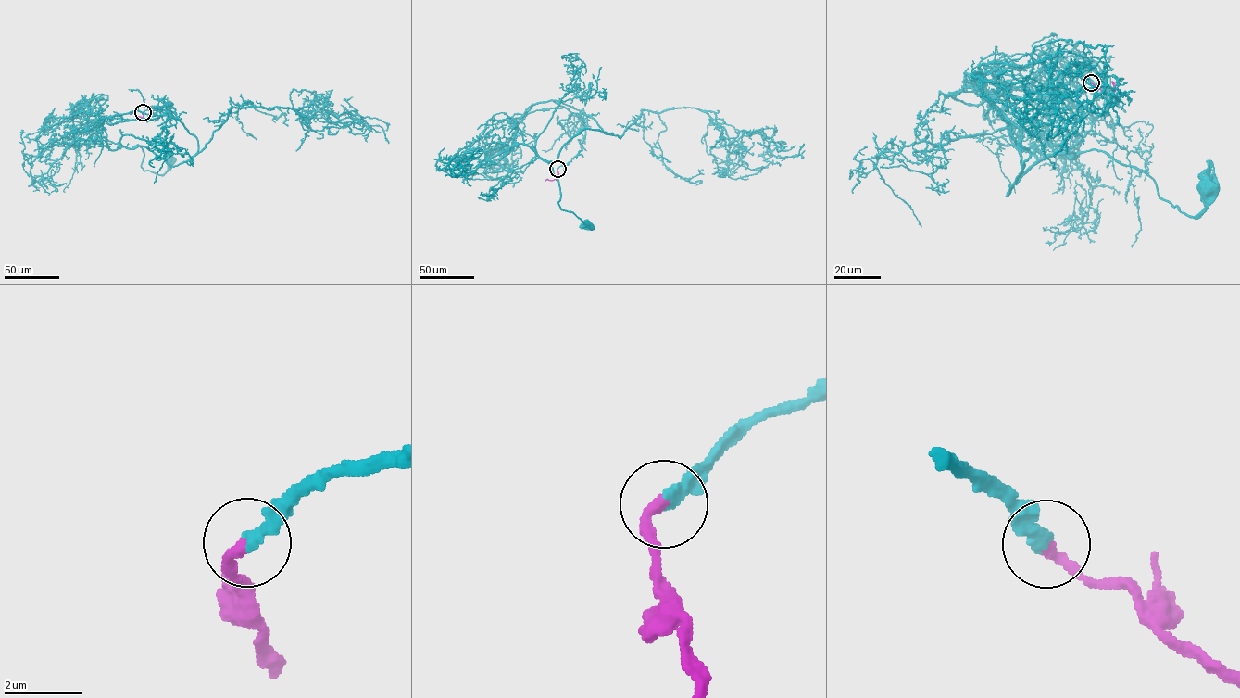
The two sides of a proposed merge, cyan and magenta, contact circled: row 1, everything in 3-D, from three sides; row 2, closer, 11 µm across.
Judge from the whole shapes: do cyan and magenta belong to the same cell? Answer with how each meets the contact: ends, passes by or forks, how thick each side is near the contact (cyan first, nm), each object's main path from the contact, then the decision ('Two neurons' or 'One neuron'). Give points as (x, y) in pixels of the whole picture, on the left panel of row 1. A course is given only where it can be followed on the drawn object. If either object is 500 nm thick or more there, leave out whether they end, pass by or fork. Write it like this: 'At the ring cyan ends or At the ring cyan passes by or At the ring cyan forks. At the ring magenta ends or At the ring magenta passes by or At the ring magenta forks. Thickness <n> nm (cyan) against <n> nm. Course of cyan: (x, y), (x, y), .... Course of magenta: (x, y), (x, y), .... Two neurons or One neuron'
At the ring cyan ends. At the ring magenta ends. Thickness 360 nm (cyan) against 320 nm. Course of cyan: (143, 112), (165, 121), (172, 104), (196, 138), (175, 166), (133, 146), (144, 171), (171, 159). Course of magenta: (143, 112), (142, 117), (133, 112), (130, 114). One neuron

